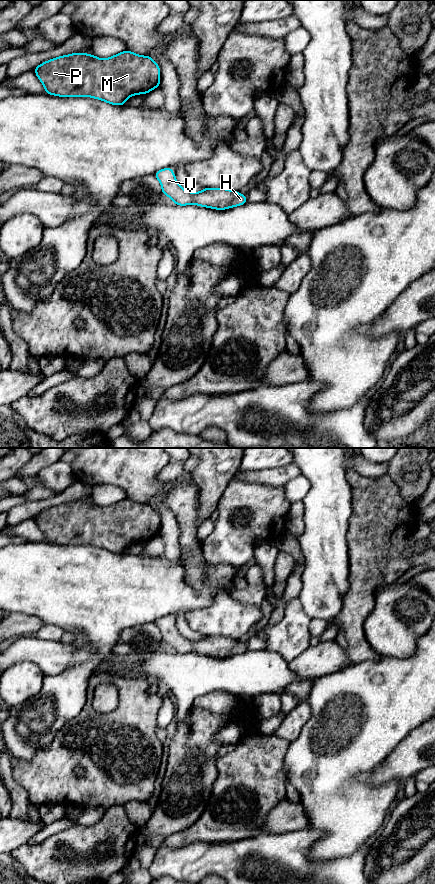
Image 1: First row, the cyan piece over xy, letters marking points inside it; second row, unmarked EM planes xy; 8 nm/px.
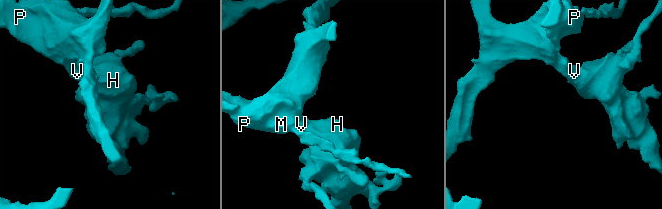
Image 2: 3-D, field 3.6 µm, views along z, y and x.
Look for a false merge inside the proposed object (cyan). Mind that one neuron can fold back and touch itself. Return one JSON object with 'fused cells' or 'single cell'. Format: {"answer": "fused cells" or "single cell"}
{"answer": "single cell"}

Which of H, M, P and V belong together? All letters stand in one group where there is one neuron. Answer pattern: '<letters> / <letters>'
H M P V

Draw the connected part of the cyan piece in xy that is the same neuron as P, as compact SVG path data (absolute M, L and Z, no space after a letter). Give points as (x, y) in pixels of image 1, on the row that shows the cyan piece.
M123 51L106 59L87 53L73 53L50 59L34 69L35 74L43 84L48 95L60 97L93 97L112 105L125 105L126 100L133 95L147 94L160 85L160 67L149 56L141 56L130 51Z

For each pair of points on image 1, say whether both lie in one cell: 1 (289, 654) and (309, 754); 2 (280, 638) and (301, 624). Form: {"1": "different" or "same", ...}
{"1": "different", "2": "same"}

